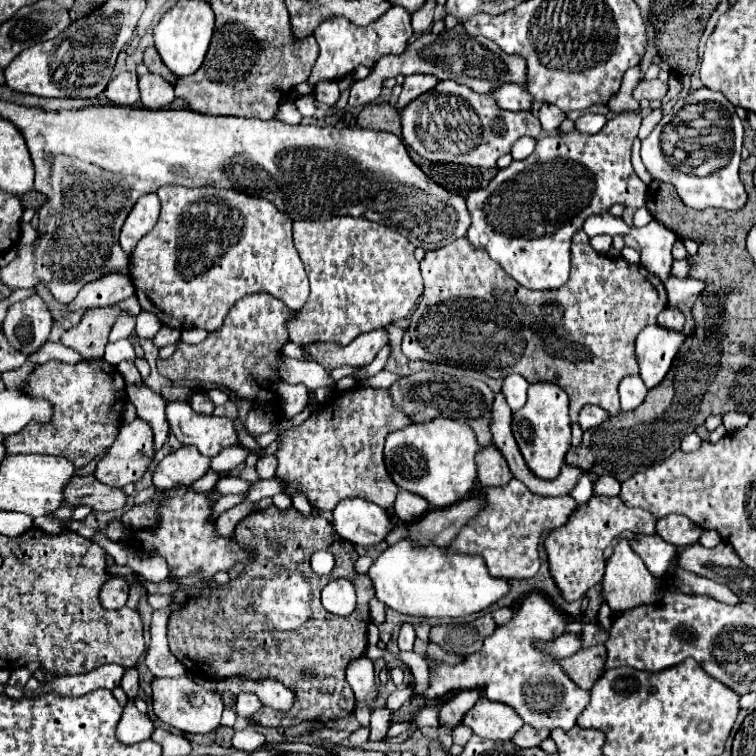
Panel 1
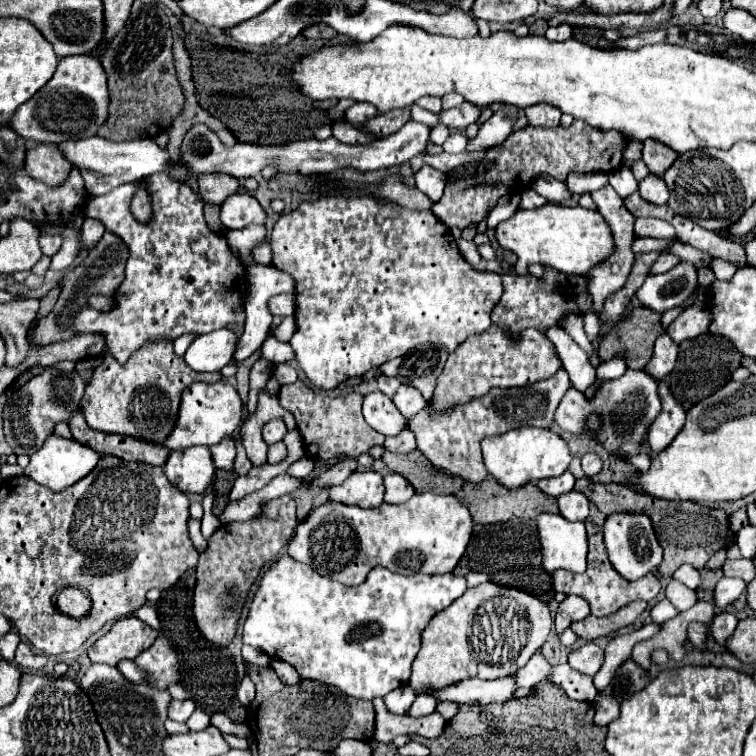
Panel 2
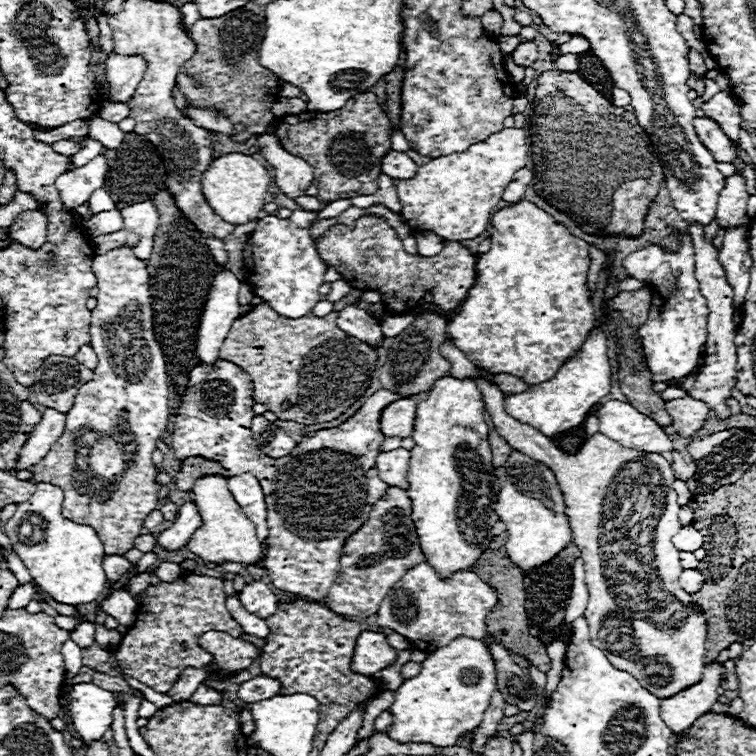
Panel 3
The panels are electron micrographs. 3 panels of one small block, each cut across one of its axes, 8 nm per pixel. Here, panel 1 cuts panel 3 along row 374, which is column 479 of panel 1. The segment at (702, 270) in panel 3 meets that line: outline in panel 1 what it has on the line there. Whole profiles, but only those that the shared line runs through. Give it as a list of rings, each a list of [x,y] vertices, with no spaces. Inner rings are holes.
[[[480,696],[478,702],[464,714],[462,724],[470,726],[474,734],[488,740],[512,740],[512,736],[524,726],[514,708],[508,708],[508,704],[496,704],[486,696]]]

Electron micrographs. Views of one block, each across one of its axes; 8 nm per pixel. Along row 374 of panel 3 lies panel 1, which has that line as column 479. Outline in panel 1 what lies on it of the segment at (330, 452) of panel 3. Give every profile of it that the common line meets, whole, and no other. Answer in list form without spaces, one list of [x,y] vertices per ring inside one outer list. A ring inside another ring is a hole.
[[[624,112],[624,114],[618,114],[614,118],[608,120],[608,124],[598,132],[598,134],[582,134],[578,130],[574,132],[568,132],[564,136],[544,136],[544,138],[538,138],[536,140],[536,150],[524,158],[524,160],[518,160],[518,162],[512,162],[508,168],[502,168],[498,170],[498,174],[488,182],[486,188],[480,188],[480,190],[474,190],[466,196],[466,204],[468,204],[468,212],[470,212],[470,218],[472,218],[472,224],[468,228],[468,242],[474,244],[474,248],[482,248],[488,252],[488,256],[492,260],[496,260],[518,284],[522,284],[524,288],[532,288],[532,290],[552,290],[552,288],[560,288],[568,282],[568,274],[570,274],[570,244],[572,244],[572,236],[576,230],[582,228],[584,220],[592,214],[602,214],[602,212],[608,212],[612,204],[616,202],[622,202],[626,206],[634,206],[634,208],[640,208],[644,206],[646,202],[646,184],[636,176],[634,168],[632,168],[632,162],[630,162],[630,148],[632,148],[632,142],[638,134],[638,128],[640,128],[640,122],[642,118],[636,114],[636,112]]]

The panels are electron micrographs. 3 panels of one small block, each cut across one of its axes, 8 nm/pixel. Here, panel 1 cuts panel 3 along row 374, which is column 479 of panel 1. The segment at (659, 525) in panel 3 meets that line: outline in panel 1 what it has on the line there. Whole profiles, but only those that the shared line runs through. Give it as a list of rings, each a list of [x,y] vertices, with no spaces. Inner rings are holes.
[[[494,446],[482,448],[476,456],[476,464],[478,464],[478,482],[480,486],[504,486],[512,480],[512,472],[504,460],[504,456],[500,456],[500,452]]]

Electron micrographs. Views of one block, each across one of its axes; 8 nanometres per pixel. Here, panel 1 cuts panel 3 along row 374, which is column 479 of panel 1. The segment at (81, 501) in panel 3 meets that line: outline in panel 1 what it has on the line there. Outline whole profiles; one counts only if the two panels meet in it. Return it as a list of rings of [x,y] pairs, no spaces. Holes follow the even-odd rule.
[[[442,80],[434,90],[412,100],[402,108],[400,122],[404,144],[422,158],[430,162],[456,162],[478,168],[496,166],[496,160],[508,154],[518,138],[538,138],[542,134],[540,120],[532,112],[504,110],[496,104],[494,96],[478,94],[454,80]]]

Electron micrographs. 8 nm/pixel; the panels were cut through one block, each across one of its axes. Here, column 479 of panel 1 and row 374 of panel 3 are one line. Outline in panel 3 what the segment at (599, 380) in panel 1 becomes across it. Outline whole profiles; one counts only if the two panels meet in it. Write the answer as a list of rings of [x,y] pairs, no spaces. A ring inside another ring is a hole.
[[[262,302],[234,320],[220,348],[220,358],[238,364],[252,376],[254,402],[266,404],[280,420],[318,424],[334,420],[364,396],[378,352],[342,332],[336,326],[336,312],[322,318],[310,312],[300,320],[288,320]]]

